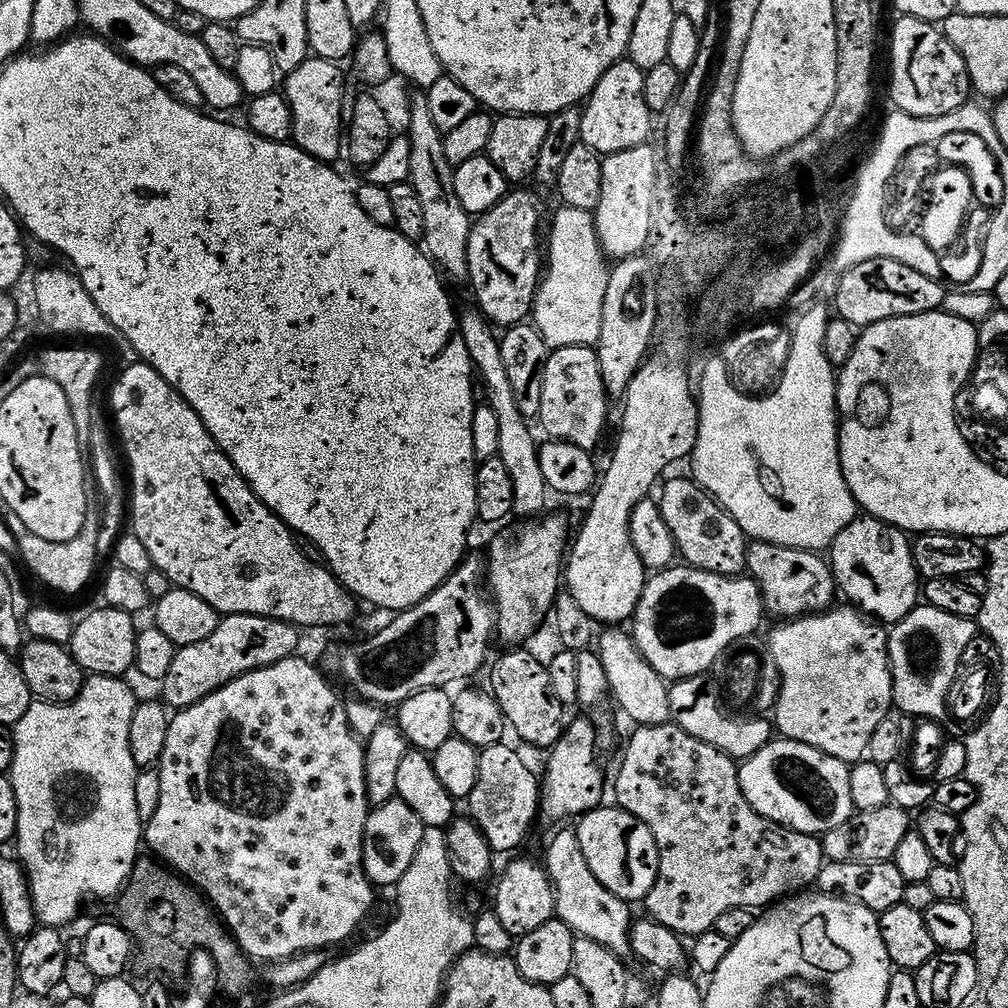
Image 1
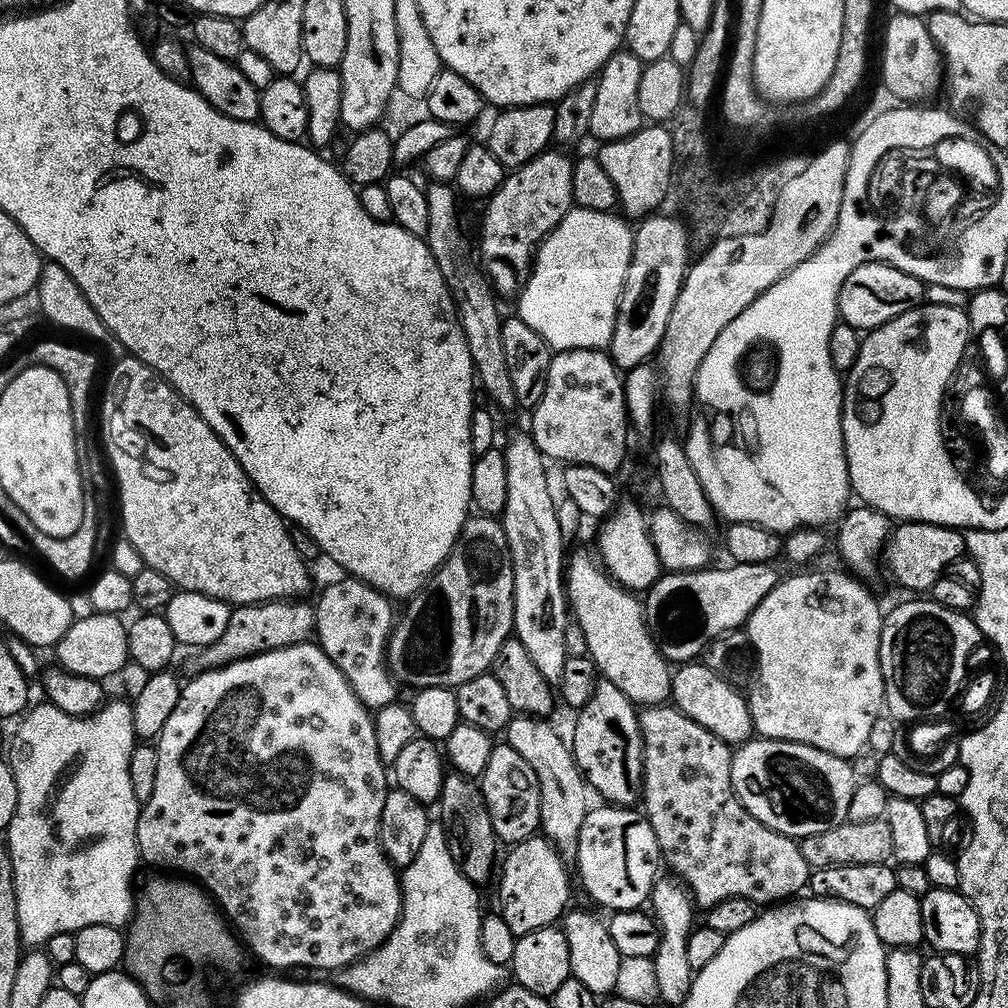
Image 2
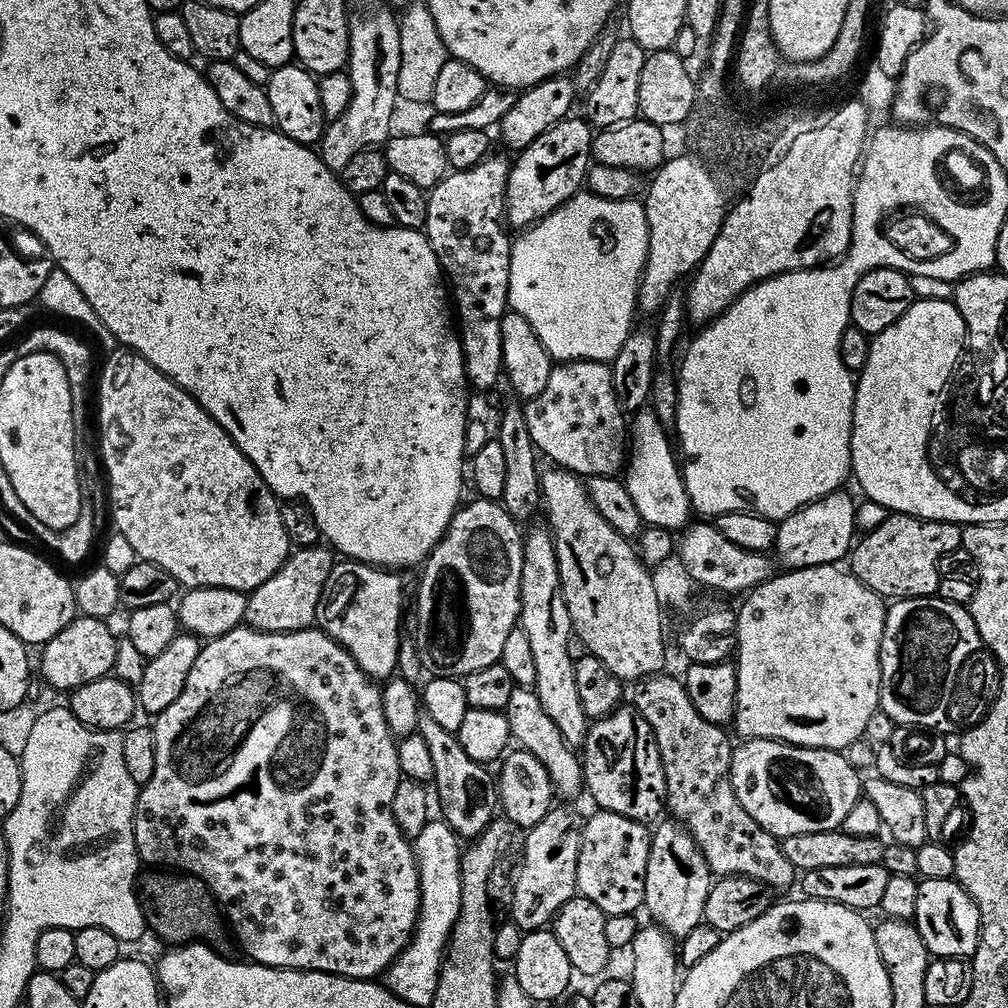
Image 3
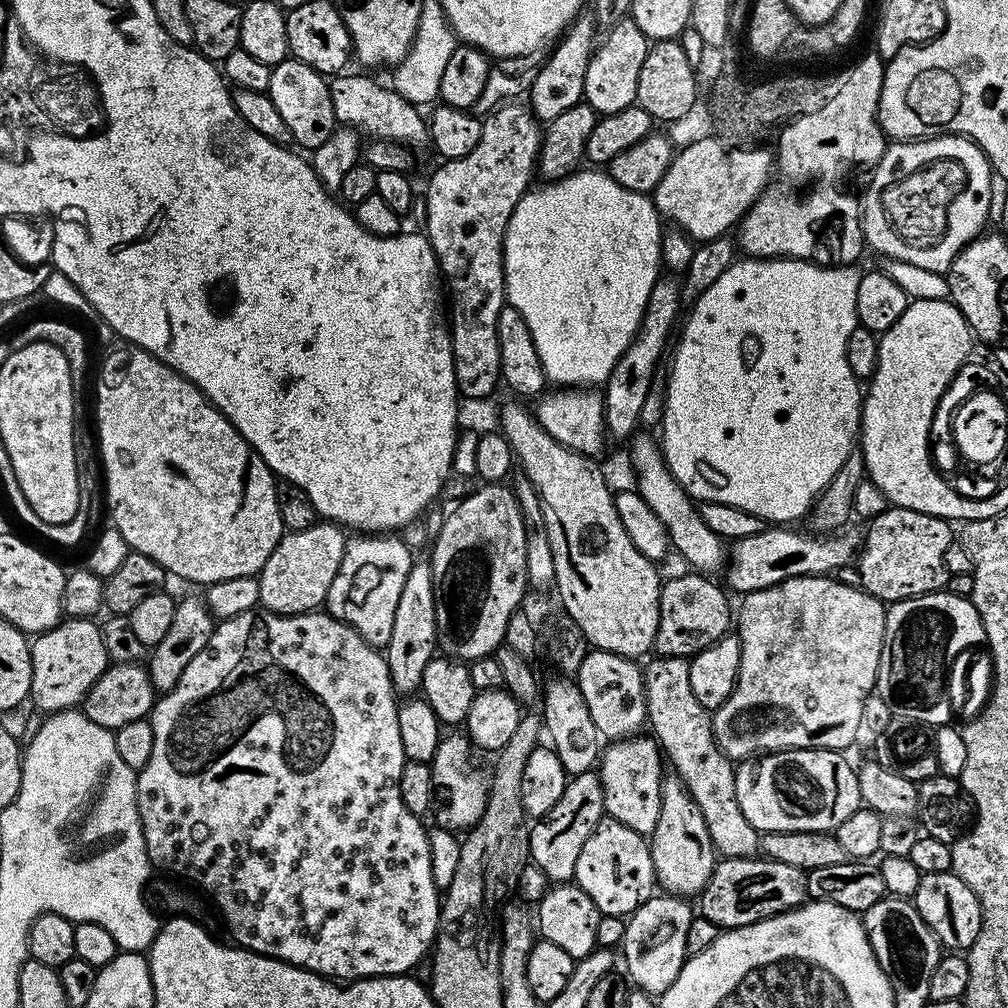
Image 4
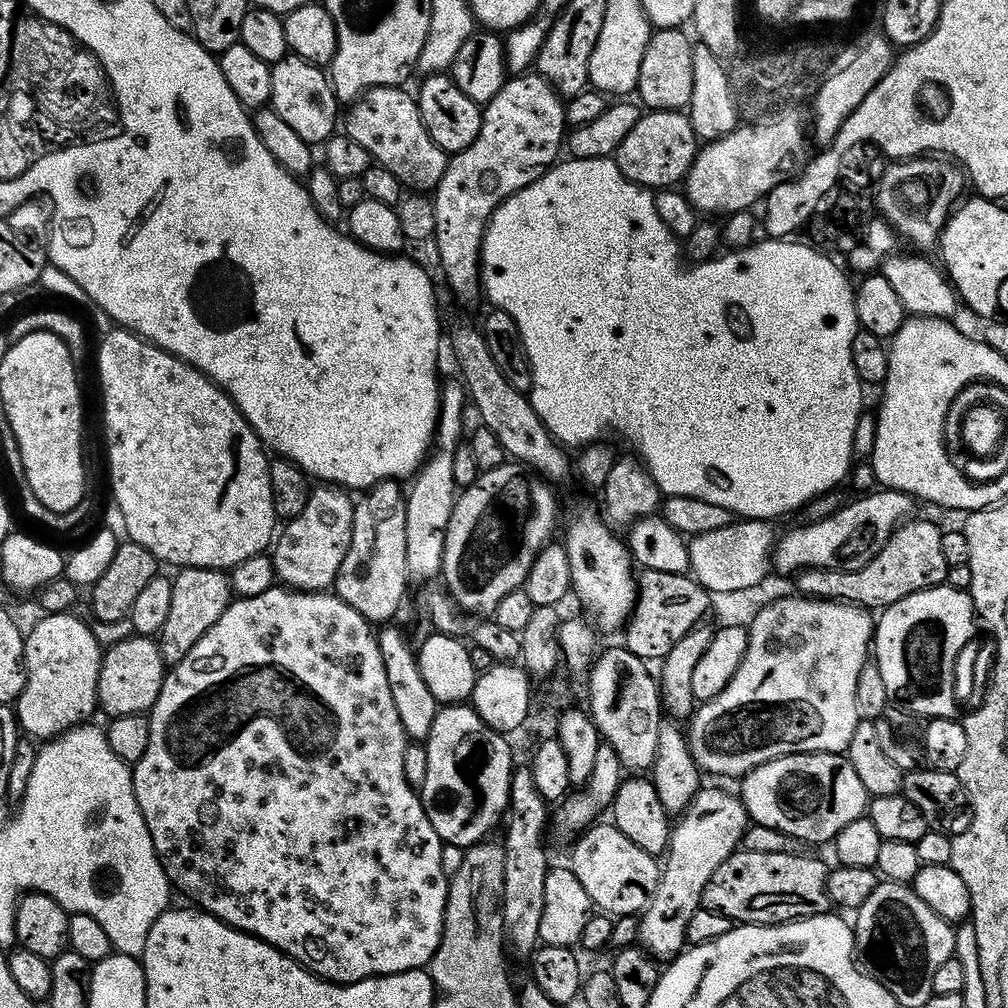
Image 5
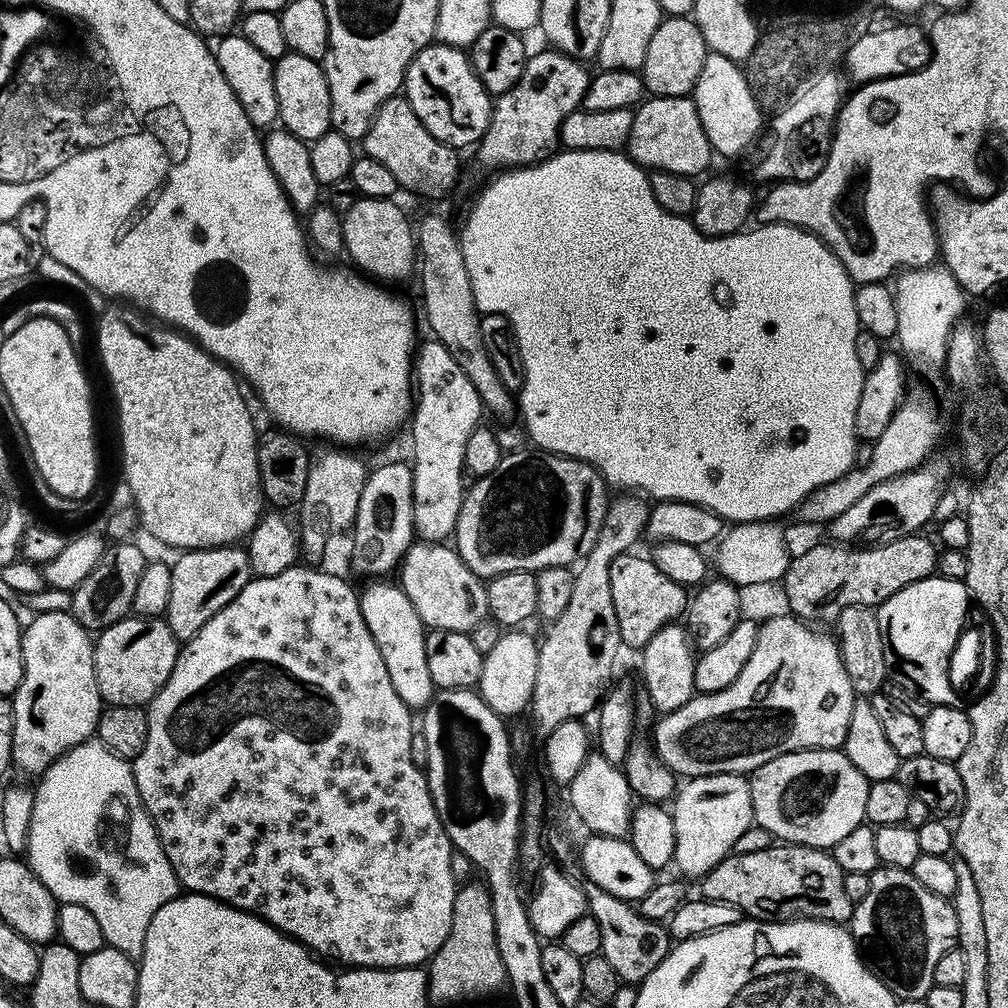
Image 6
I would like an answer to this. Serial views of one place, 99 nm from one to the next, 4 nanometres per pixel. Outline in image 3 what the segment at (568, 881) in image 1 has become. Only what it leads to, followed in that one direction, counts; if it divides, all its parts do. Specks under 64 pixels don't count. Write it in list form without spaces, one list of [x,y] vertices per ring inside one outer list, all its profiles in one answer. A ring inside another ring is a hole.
[[[513,687],[510,702],[504,707],[504,717],[508,720],[511,739],[519,747],[526,749],[542,766],[546,766],[546,774],[550,774],[553,793],[564,796],[576,796],[584,788],[584,769],[579,755],[558,734],[558,726],[542,710],[542,702],[538,702],[538,694],[532,688]]]

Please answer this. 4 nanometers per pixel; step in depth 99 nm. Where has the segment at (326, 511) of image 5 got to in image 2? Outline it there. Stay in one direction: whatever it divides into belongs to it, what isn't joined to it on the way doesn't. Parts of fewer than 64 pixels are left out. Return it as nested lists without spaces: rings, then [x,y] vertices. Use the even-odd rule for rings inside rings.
[[[300,598],[268,600],[264,604],[245,604],[232,608],[230,622],[222,630],[218,642],[199,649],[196,668],[207,670],[229,664],[231,660],[243,660],[259,652],[278,650],[286,646],[302,644],[313,639],[316,631],[316,610],[311,603],[303,604]]]

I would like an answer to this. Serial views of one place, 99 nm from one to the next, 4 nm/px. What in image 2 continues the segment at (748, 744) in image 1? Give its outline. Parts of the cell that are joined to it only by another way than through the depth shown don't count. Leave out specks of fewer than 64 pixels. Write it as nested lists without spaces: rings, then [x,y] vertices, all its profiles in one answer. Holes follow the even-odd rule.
[[[684,662],[673,671],[670,700],[686,718],[694,718],[698,726],[706,726],[710,734],[722,738],[730,746],[739,746],[753,735],[752,715],[745,693],[737,685],[718,678],[703,662]]]

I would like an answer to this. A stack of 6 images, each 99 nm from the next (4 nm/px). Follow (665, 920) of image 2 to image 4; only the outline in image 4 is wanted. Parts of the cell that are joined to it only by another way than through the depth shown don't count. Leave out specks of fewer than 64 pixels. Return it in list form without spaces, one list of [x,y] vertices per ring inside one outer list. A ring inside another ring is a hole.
[[[675,774],[664,776],[662,807],[659,810],[657,825],[648,841],[656,882],[665,893],[694,896],[704,888],[713,872],[716,851],[712,847],[712,839],[702,817],[701,808],[694,802],[680,777]]]

